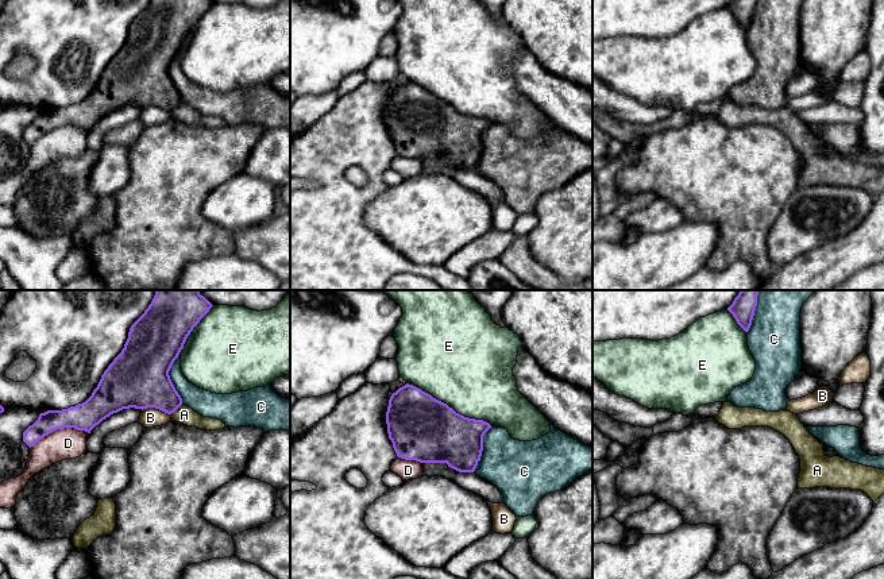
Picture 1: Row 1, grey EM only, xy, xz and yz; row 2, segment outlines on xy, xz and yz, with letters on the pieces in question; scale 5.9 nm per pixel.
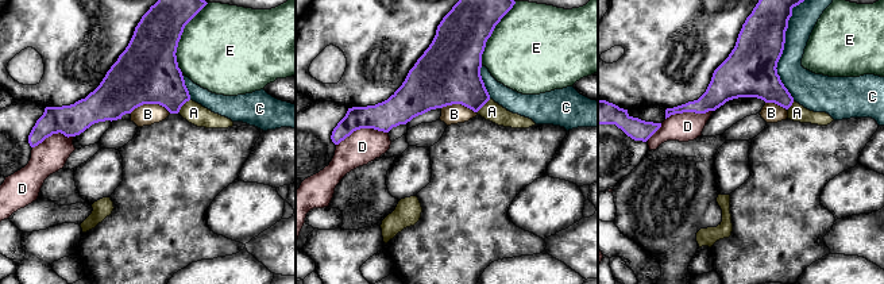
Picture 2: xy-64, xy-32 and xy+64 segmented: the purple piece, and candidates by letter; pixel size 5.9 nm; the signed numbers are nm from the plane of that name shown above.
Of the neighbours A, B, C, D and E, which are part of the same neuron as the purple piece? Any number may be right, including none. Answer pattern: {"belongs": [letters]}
{"belongs": []}

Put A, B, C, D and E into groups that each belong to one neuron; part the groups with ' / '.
A / B / C / D / E

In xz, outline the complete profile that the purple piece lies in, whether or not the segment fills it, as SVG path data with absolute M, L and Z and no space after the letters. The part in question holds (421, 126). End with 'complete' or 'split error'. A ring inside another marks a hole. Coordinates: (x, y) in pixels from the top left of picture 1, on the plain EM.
M406 81L391 92L386 109L389 136L398 155L420 161L447 161L459 170L474 170L483 148L483 134L491 123L464 115L447 101Z; complete

